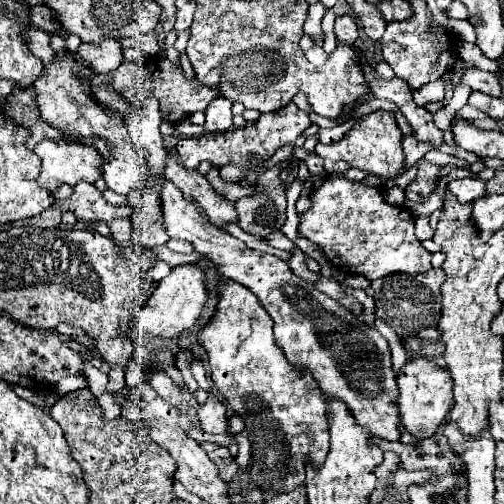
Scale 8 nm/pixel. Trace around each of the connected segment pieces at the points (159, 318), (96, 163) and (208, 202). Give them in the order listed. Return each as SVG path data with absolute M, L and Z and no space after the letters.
M176 266L166 278L160 280L150 300L140 308L140 312L134 318L134 328L150 336L176 340L196 324L206 298L208 294L204 286L204 272L198 266Z
M40 142L34 152L42 158L42 170L38 182L48 190L56 192L62 184L74 186L76 182L84 180L94 184L100 176L100 156L92 156L94 148L80 144L80 142Z
M168 156L168 164L164 172L166 172L166 178L174 186L178 186L182 194L190 194L194 198L194 202L206 214L210 224L214 224L220 230L224 230L232 222L238 224L238 212L234 208L234 202L216 194L214 188L208 184L208 180L196 168L188 170L172 156Z

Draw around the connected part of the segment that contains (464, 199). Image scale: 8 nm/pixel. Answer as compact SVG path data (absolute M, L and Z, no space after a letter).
M466 178L466 180L452 180L448 184L448 192L458 196L460 204L468 204L480 196L486 194L486 182L484 180L474 180L474 178Z

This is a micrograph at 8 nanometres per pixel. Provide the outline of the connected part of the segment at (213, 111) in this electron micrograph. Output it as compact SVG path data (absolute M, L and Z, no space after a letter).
M216 98L206 108L206 132L228 132L232 128L232 102L226 98Z

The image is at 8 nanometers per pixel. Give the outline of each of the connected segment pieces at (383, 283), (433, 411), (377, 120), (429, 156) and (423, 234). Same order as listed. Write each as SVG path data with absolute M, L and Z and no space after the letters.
M432 268L424 274L394 274L372 282L376 290L376 316L380 316L388 326L392 326L398 336L416 336L422 342L436 342L438 334L438 316L440 316L440 286L444 282L444 270Z
M412 358L400 370L400 376L396 380L398 380L398 392L400 392L398 410L400 410L400 420L404 428L414 438L420 438L420 440L434 436L438 426L446 422L446 416L454 406L450 372L438 368L430 358Z
M378 110L378 112L370 112L370 114L362 116L362 120L358 120L338 142L332 142L332 144L322 144L320 142L320 144L316 144L314 152L320 158L346 160L354 168L366 170L366 172L382 176L382 178L394 178L404 168L402 132L400 132L400 128L396 124L394 114L386 112L386 110Z
M431 150L431 151L427 152L421 159L428 160L428 161L438 164L440 166L444 166L447 164L454 164L457 167L468 169L468 170L471 165L471 163L469 163L466 160L463 160L463 159L460 159L460 158L457 158L454 156L450 156L448 154L442 153L437 150Z
M418 218L416 220L416 236L418 236L418 240L420 242L422 240L428 240L428 238L432 238L432 234L434 234L434 230L430 228L428 218Z

